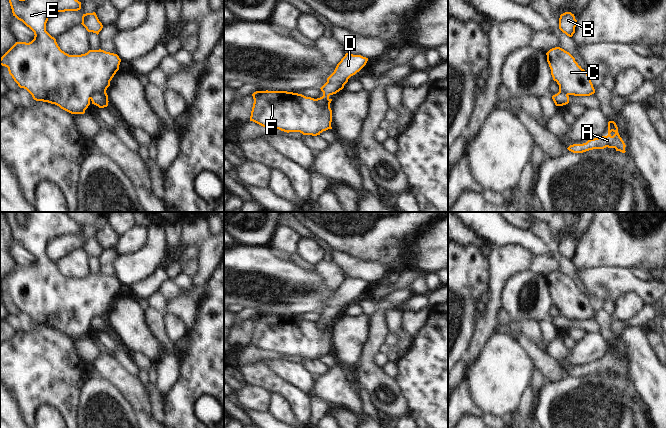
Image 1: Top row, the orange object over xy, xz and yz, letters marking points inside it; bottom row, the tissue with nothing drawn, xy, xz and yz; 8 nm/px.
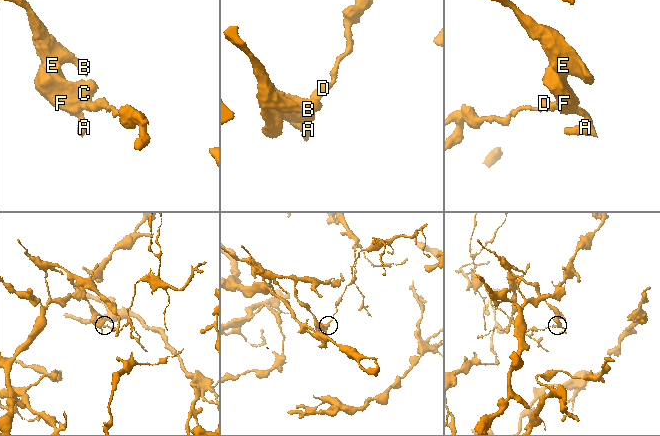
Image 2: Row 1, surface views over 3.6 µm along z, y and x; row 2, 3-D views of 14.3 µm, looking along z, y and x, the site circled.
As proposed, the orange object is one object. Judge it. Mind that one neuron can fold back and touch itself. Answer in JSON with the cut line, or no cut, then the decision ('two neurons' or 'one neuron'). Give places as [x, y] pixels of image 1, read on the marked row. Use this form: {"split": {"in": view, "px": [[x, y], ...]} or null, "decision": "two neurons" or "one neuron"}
{"split": {"in": "xy", "px": [[105, 91], [94, 93], [90, 98]]}, "decision": "two neurons"}

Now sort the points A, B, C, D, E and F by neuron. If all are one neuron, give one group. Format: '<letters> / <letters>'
A B C E F / D

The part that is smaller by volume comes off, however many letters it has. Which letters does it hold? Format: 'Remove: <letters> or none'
Remove: D

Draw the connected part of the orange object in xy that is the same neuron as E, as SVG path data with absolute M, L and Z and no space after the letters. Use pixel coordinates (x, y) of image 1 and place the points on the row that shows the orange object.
M9 0L13 16L22 21L34 32L34 39L29 42L16 42L1 58L0 65L8 68L9 74L20 88L26 89L36 101L48 102L59 106L71 114L84 114L90 105L94 93L104 93L110 81L119 70L121 59L117 54L104 50L89 50L81 55L69 55L62 51L56 39L46 31L46 23L50 14L65 11L78 11L81 2L78 0Z

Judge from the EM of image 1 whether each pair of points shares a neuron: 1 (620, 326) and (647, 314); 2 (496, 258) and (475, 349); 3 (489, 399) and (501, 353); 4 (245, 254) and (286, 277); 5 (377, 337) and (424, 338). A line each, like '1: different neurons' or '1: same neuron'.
1: same neuron
2: same neuron
3: same neuron
4: same neuron
5: different neurons

